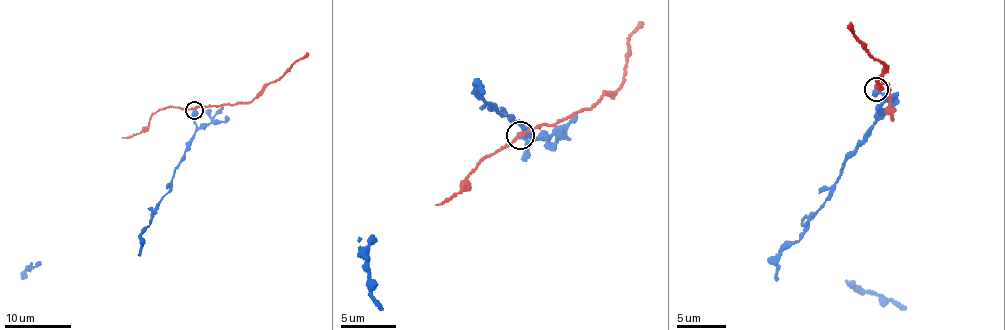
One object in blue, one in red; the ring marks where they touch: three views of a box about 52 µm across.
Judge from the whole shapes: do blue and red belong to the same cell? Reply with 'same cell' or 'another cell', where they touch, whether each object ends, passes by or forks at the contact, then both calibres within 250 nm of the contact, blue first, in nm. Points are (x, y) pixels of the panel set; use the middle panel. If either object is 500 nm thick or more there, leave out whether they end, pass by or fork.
another cell | (520, 135) | blue ends | red passes by | 480/240 nm

